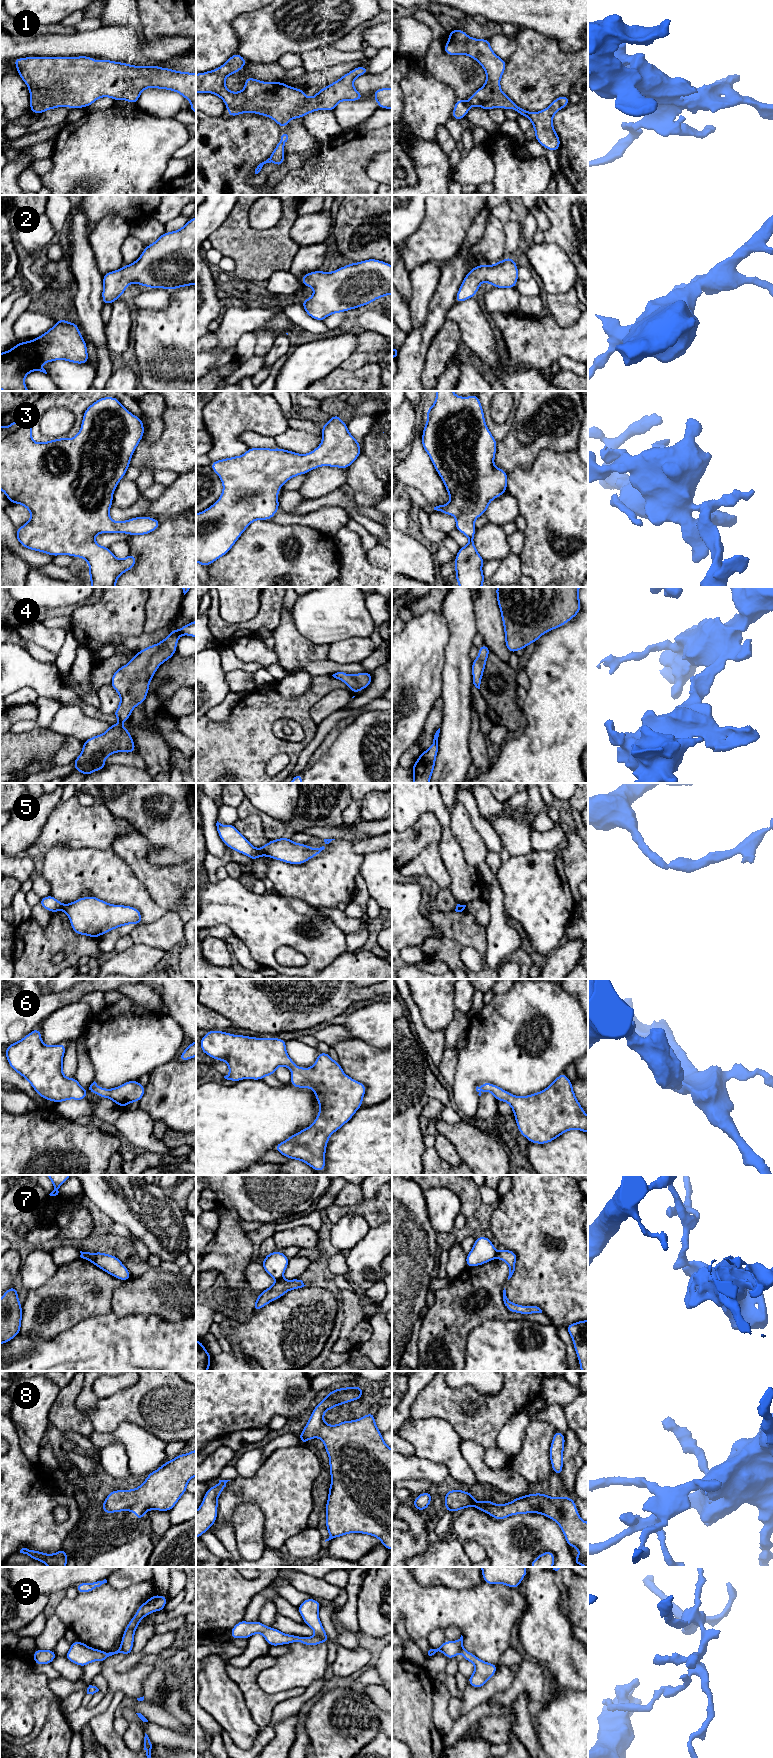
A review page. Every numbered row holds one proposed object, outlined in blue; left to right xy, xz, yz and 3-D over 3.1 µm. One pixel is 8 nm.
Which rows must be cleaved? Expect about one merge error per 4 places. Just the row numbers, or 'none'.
5, 7, 9

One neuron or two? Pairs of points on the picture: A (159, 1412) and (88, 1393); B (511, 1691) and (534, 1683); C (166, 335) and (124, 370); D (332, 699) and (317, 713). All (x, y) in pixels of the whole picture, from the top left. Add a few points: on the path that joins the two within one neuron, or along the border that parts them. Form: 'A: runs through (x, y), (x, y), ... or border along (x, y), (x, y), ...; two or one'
A: runs through (141, 1407), (105, 1407); one
B: runs through (517, 1688), (522, 1683), (528, 1683); one
C: border along (137, 373), (139, 380); two
D: runs through (328, 703), (321, 710); one

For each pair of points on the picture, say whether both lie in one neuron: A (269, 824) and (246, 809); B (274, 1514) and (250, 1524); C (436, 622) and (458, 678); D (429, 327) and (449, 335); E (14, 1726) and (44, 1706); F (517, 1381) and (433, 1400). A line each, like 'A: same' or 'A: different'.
A: same
B: different
C: different
D: different
E: different
F: same

